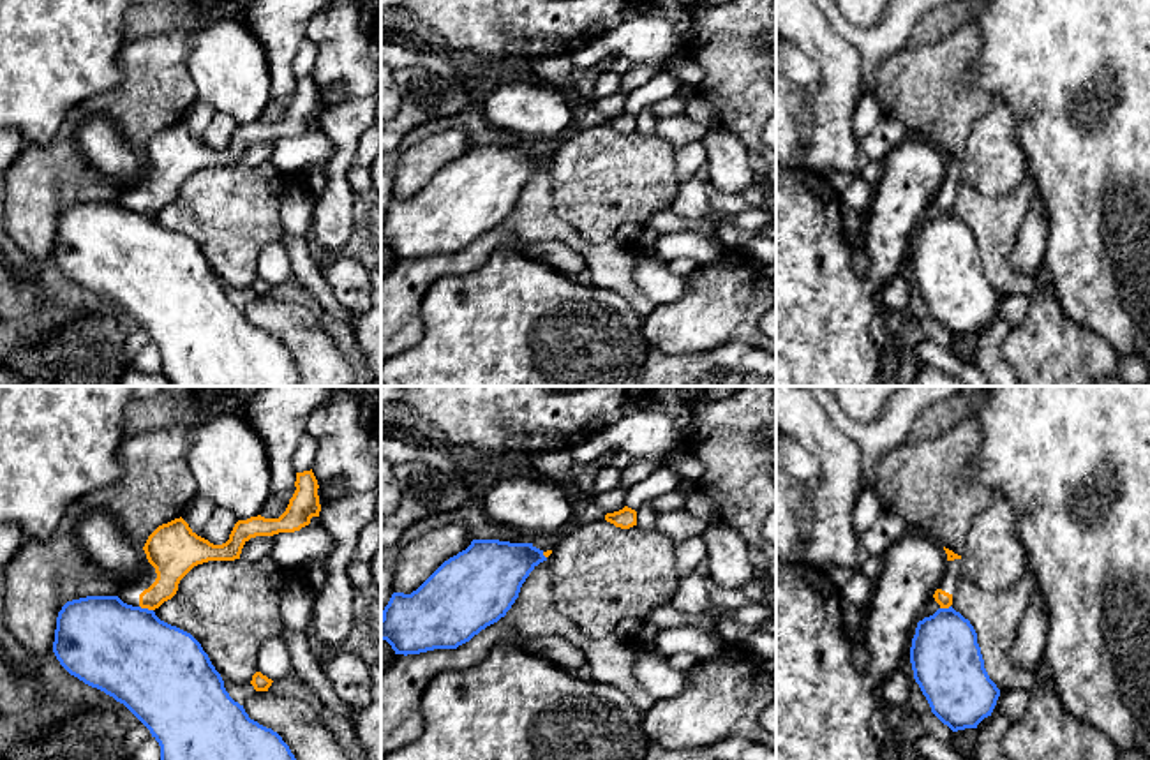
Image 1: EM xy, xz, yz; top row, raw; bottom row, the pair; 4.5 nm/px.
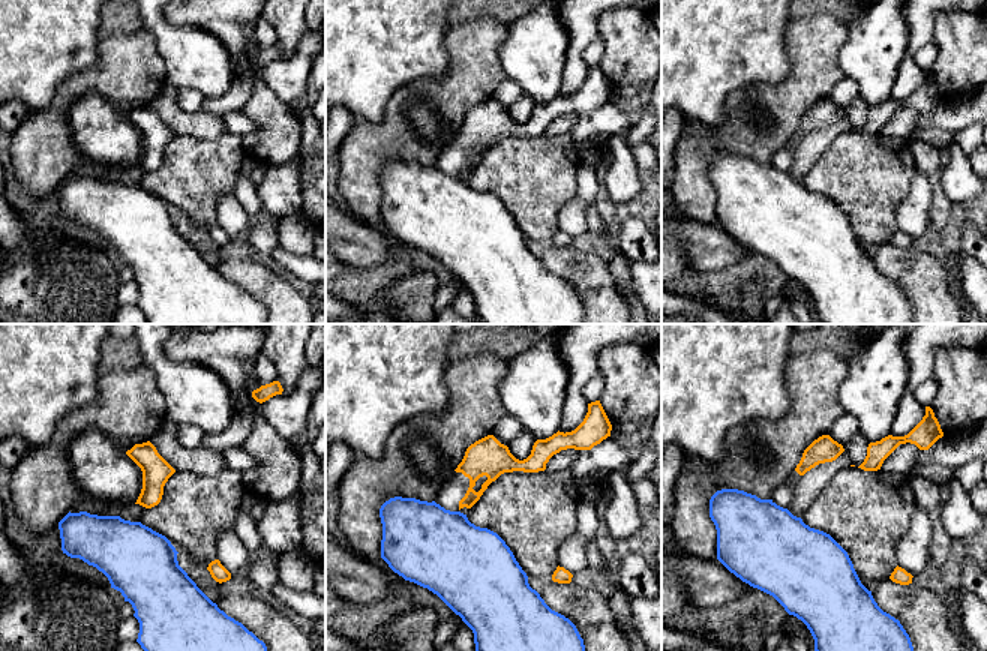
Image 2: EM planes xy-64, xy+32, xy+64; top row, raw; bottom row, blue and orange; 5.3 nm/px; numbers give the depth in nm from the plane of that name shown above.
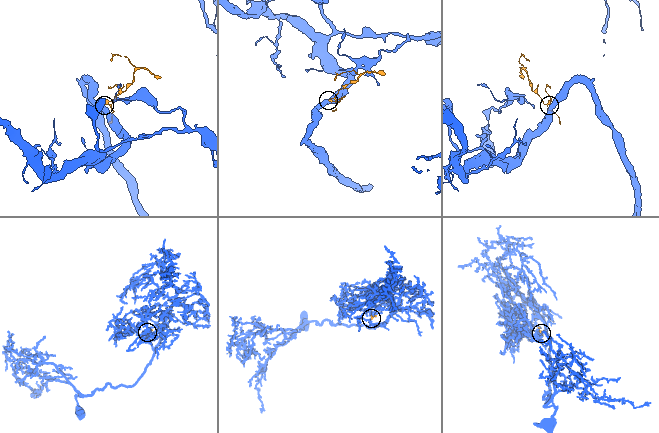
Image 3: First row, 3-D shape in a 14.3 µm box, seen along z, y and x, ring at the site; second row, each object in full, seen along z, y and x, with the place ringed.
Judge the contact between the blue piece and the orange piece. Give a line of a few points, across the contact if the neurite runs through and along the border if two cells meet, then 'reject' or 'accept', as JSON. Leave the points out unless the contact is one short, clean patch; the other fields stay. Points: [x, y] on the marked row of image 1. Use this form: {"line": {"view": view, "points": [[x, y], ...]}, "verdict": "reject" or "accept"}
{"line": {"view": "xy", "points": [[140, 605], [152, 610]]}, "verdict": "reject"}

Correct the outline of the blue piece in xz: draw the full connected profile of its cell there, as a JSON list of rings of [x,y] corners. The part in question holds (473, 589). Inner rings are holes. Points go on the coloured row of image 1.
[[[473,540],[466,550],[444,561],[416,591],[392,594],[381,617],[381,640],[386,640],[395,654],[404,656],[457,649],[506,615],[529,573],[543,561],[547,561],[543,550],[533,543]]]

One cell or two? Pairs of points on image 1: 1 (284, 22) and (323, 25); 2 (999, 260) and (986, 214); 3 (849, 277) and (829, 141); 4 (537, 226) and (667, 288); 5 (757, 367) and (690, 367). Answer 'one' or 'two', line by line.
1: two
2: one
3: two
4: two
5: one

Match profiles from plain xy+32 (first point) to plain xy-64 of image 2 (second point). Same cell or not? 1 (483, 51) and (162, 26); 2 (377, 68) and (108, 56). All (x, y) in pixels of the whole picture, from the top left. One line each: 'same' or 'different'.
1: different
2: different

